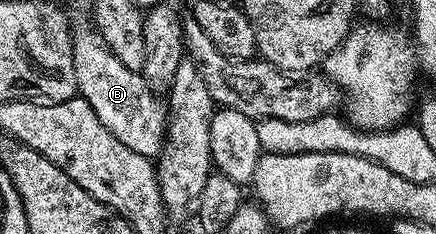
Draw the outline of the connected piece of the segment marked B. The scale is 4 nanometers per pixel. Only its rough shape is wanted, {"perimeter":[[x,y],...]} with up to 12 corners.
{"perimeter":[[94,20],[71,21],[78,96],[158,158],[169,109]]}

